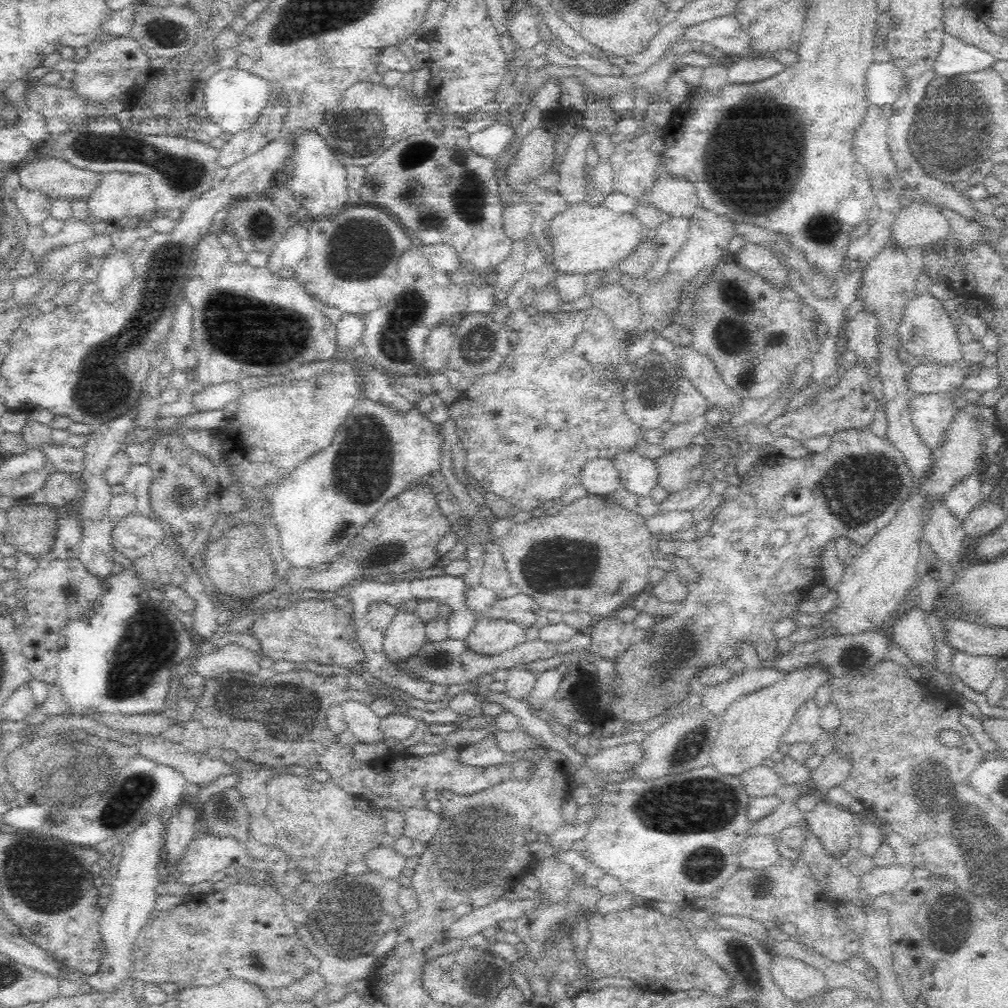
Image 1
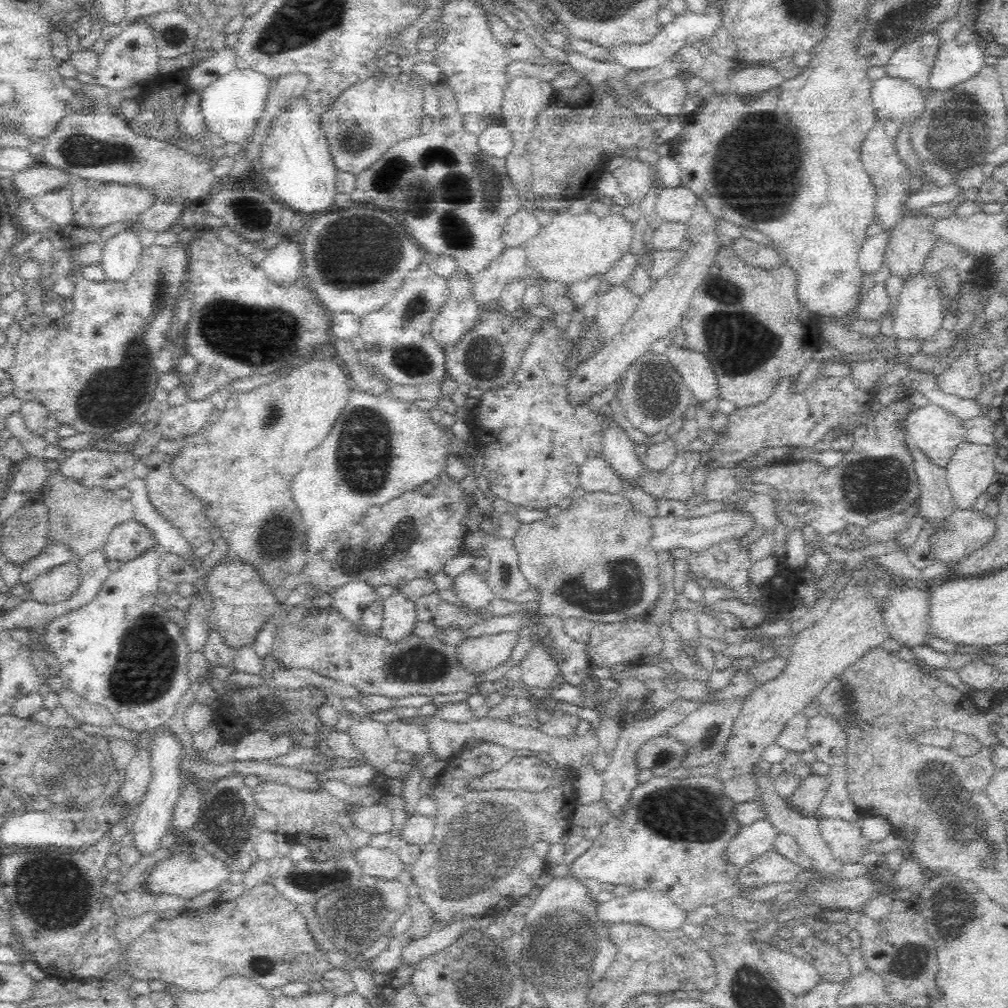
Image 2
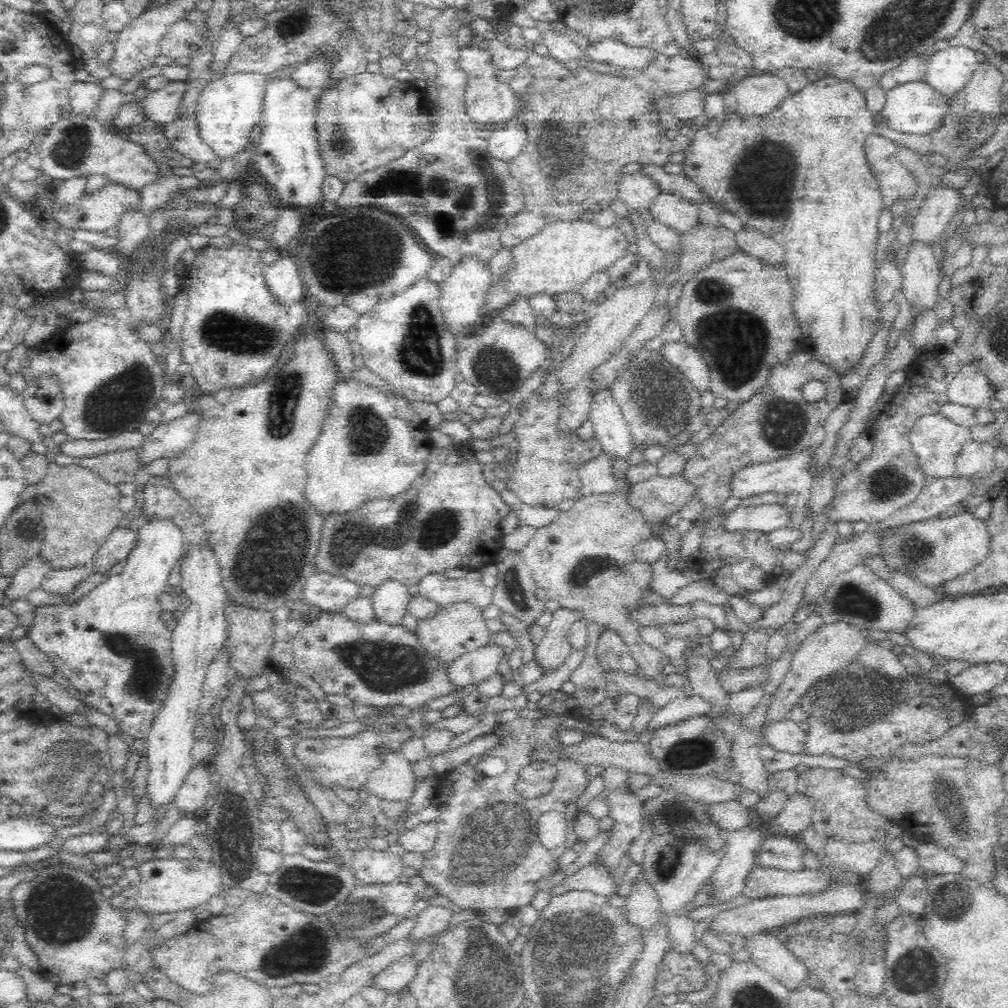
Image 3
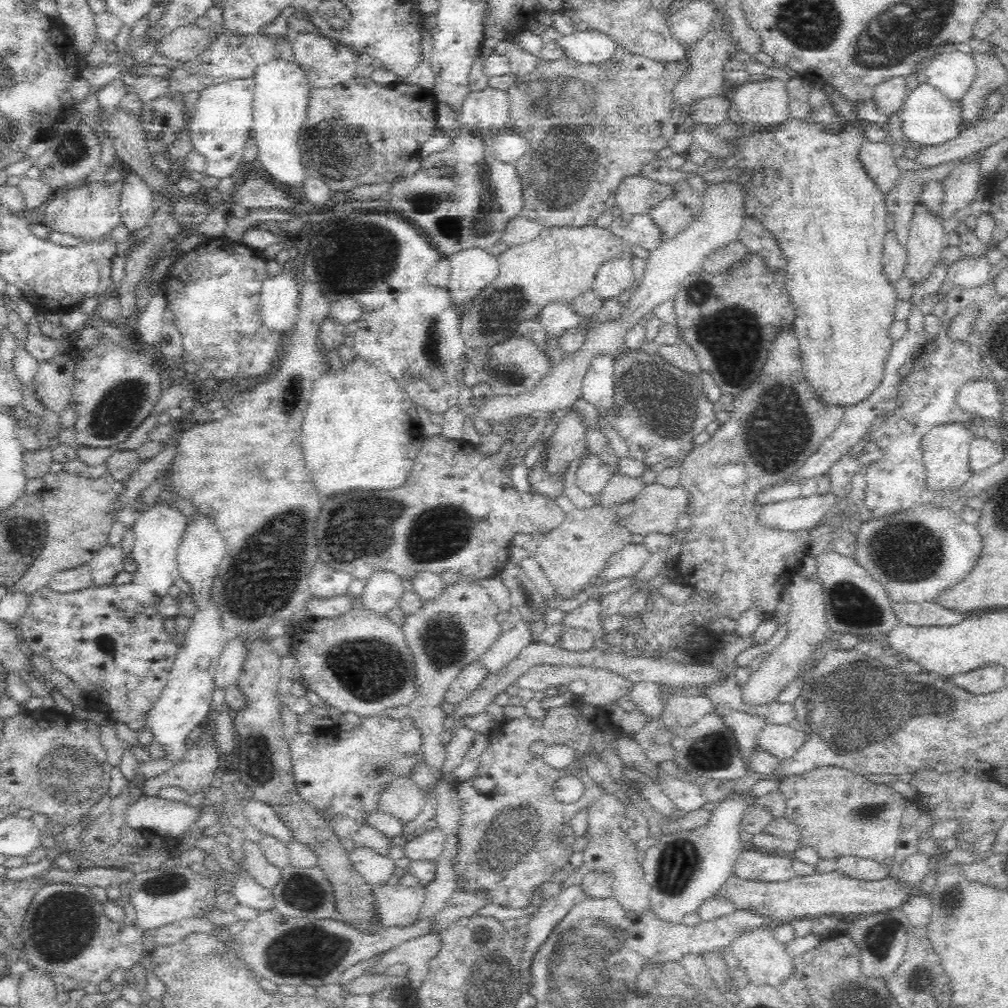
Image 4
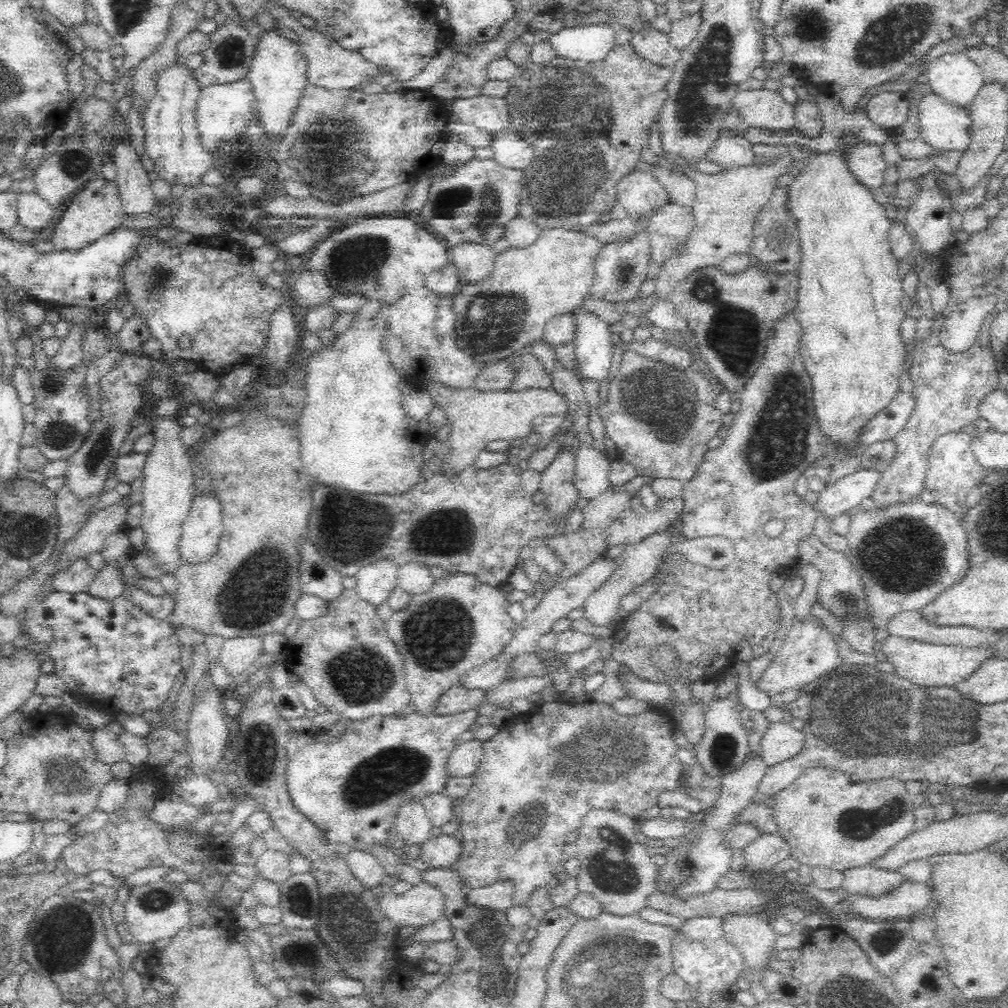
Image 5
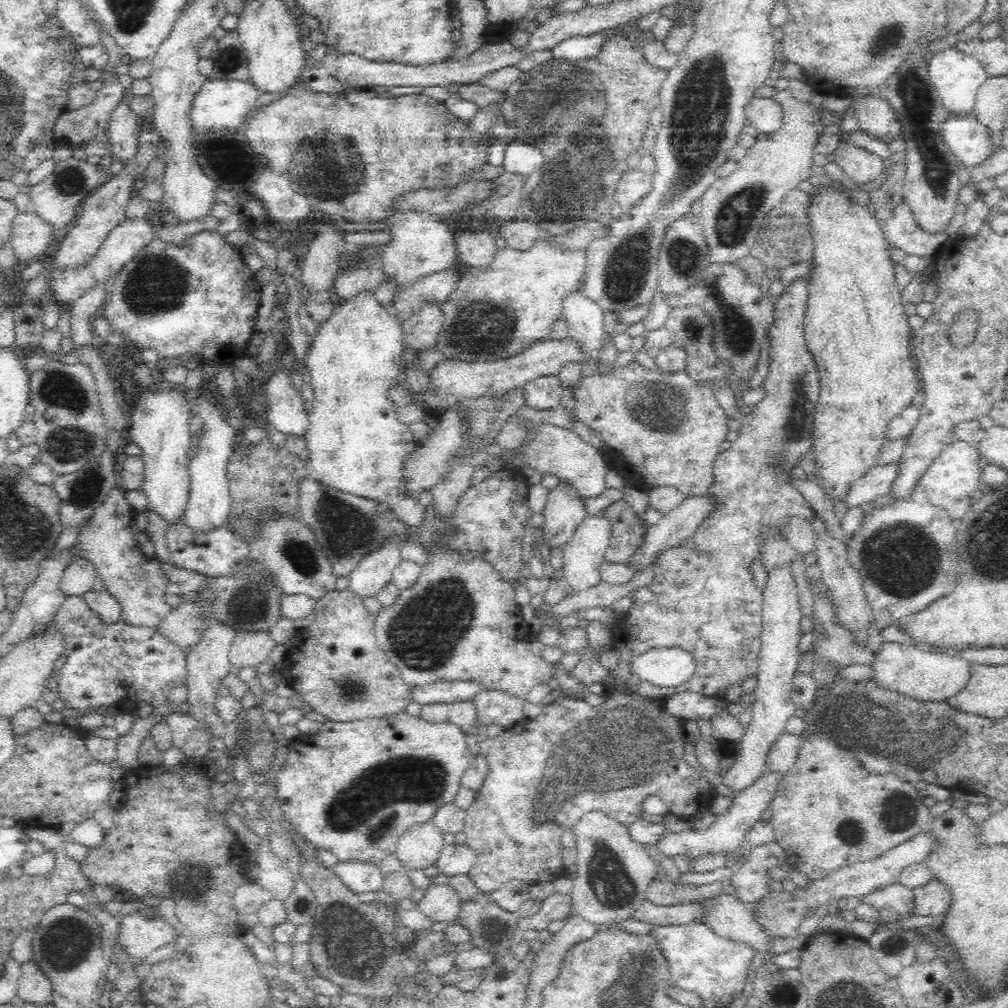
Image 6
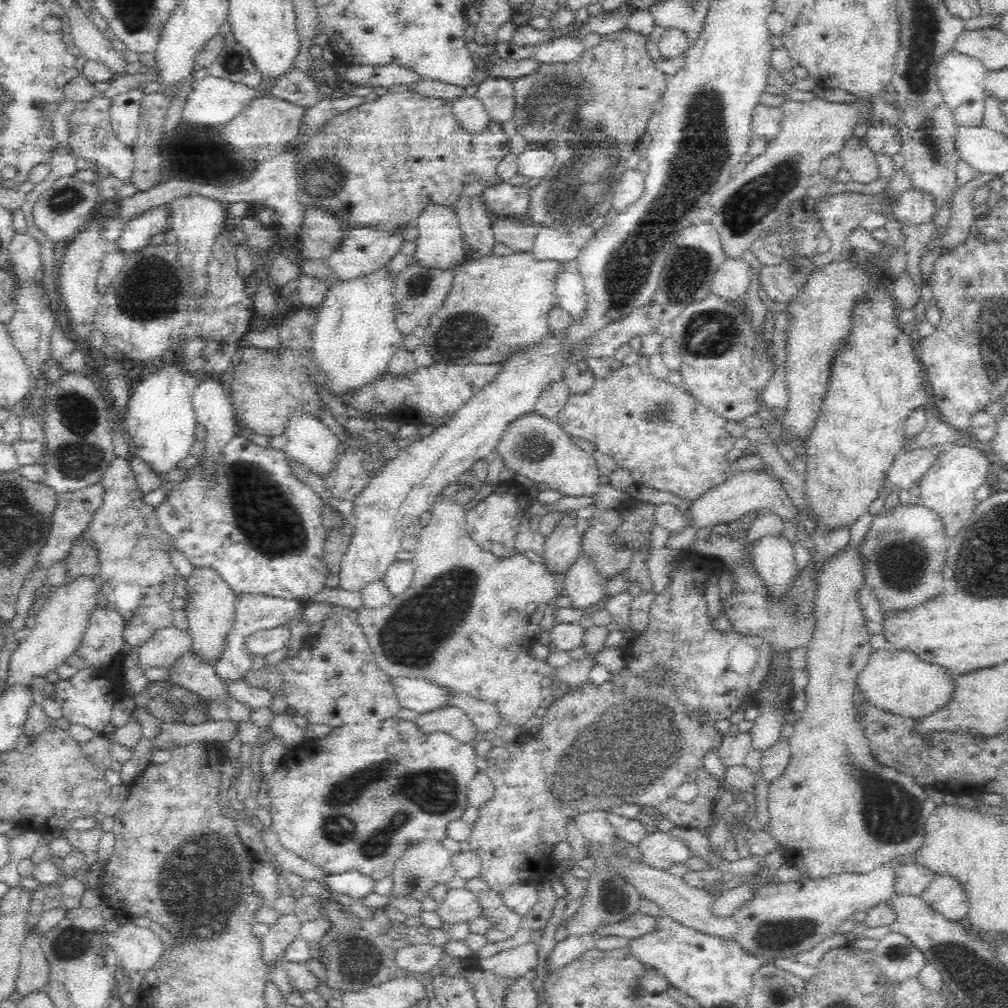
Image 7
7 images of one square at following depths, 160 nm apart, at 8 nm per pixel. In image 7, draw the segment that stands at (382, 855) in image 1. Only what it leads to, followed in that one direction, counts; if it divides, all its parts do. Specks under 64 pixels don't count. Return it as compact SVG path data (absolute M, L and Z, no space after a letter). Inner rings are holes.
M344 871L342 874L326 874L322 879L326 888L345 894L350 897L351 902L357 902L359 898L364 898L374 892L374 879L370 875L362 874L362 871Z

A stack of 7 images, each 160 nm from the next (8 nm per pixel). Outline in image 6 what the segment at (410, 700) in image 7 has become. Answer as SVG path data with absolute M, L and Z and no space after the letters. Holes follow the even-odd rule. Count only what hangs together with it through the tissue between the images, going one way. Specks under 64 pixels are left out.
M474 679L441 680L428 686L411 688L412 702L421 706L437 702L472 701L476 694L483 690L482 681Z

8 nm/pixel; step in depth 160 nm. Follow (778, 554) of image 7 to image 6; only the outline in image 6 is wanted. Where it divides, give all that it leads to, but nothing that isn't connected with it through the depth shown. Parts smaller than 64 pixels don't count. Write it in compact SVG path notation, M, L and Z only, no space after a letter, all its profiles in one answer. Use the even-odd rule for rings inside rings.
M791 565L776 568L768 573L761 612L761 652L757 670L757 686L752 702L752 719L746 727L741 740L741 749L737 759L723 771L724 786L728 790L742 793L752 786L757 778L766 772L766 758L772 745L785 731L787 720L794 715L796 709L791 699L791 682L796 674L795 668L799 659L798 645L800 635L800 619L798 592Z

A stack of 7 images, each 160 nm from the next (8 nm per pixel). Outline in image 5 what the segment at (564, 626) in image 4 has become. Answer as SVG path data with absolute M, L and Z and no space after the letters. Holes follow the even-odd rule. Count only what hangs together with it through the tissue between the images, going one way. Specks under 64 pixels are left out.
M677 530L654 534L641 542L629 545L625 548L624 563L622 567L614 572L614 575L606 581L600 588L597 588L583 604L583 617L587 618L593 625L604 626L608 623L620 621L620 602L623 596L634 590L642 582L652 578L662 564L662 557L670 546L673 546L672 539L675 538Z

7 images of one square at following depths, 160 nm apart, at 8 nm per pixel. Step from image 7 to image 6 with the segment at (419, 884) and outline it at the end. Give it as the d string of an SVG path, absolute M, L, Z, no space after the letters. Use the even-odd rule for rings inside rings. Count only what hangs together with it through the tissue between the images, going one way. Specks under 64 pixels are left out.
M431 820L406 827L395 848L402 870L407 873L435 866L435 858L443 845L442 836Z

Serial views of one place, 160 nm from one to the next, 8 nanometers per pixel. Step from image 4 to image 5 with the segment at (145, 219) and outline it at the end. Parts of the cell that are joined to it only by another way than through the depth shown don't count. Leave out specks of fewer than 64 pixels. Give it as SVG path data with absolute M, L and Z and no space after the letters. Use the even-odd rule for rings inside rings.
M126 142L118 144L110 160L116 165L117 177L113 182L118 188L123 211L128 216L150 214L158 200L135 149Z

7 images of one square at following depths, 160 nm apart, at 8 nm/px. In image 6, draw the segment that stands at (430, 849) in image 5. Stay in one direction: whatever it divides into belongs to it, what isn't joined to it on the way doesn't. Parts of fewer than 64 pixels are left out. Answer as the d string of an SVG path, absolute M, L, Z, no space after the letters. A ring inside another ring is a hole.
M466 843L443 844L435 858L435 867L441 874L467 874L475 863L475 852Z

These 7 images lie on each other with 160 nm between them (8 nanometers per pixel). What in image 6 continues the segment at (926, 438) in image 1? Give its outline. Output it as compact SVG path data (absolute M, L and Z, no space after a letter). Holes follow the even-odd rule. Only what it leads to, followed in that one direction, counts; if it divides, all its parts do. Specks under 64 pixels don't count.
M952 439L942 447L942 452L938 454L938 458L932 462L930 468L926 469L913 491L912 498L920 496L914 500L920 500L920 502L924 500L934 506L944 506L954 520L964 518L966 510L970 508L970 500L972 500L970 496L980 488L980 476L982 476L980 468L983 467L980 460L978 449L974 444L962 439Z

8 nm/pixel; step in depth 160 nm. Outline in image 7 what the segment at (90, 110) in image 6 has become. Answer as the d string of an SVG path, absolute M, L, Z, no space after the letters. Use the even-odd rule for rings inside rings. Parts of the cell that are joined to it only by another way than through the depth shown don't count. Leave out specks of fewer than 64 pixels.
M98 93L92 101L76 103L75 110L69 116L69 137L66 141L70 152L75 156L84 157L110 171L110 174L122 183L128 185L131 182L134 162L131 147L122 144L112 132L109 111L111 99Z

